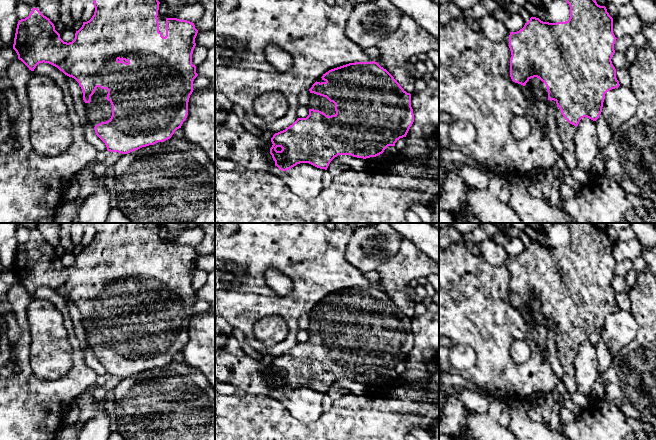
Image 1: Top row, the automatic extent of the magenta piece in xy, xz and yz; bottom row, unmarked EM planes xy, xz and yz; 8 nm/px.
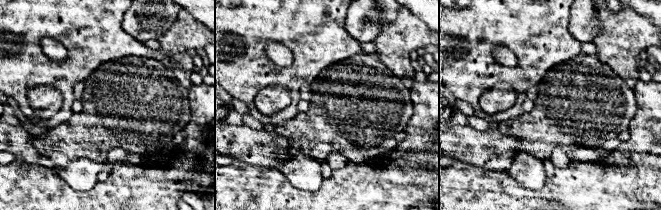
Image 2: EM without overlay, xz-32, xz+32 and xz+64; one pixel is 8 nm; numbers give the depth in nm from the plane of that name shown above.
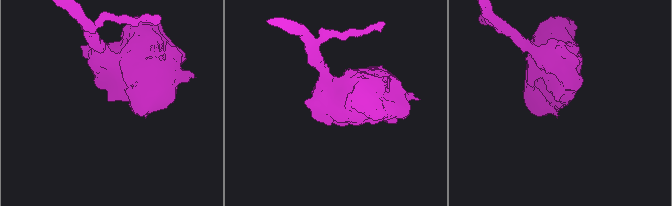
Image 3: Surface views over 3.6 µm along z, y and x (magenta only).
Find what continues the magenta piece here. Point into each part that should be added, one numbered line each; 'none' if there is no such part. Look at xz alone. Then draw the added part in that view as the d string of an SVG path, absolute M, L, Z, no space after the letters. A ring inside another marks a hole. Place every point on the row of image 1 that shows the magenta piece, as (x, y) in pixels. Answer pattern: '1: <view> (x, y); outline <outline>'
1: xz (317, 102); outline M310 93L310 101L307 106L309 109L319 110L327 116L335 115L335 104L330 102L326 97Z

